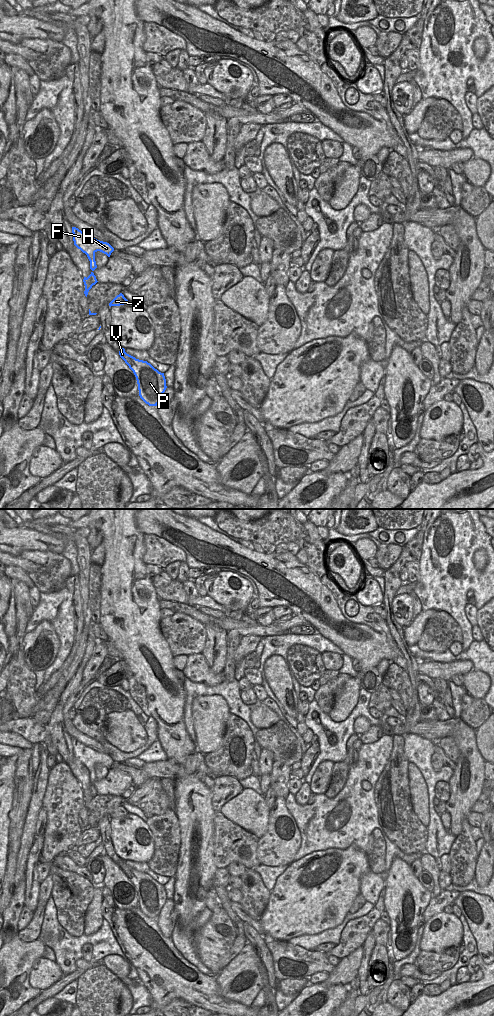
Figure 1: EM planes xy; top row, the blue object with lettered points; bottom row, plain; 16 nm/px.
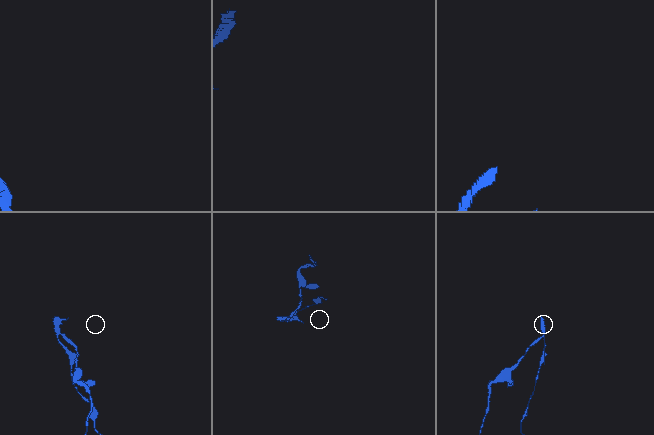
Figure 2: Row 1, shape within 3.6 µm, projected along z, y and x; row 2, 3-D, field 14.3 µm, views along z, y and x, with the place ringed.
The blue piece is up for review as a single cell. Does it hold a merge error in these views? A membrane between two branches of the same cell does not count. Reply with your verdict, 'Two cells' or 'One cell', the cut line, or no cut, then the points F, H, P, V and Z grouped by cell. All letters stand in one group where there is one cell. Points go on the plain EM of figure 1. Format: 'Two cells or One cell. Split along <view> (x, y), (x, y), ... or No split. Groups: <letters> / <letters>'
Two cells. Split along xy (92, 796), (86, 798), (85, 807). Groups: F H Z / P V.

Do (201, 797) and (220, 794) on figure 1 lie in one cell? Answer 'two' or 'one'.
two

